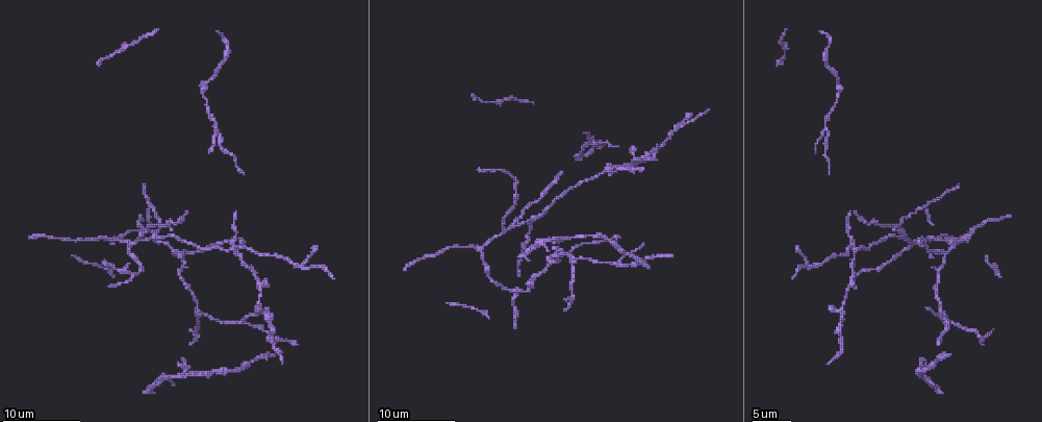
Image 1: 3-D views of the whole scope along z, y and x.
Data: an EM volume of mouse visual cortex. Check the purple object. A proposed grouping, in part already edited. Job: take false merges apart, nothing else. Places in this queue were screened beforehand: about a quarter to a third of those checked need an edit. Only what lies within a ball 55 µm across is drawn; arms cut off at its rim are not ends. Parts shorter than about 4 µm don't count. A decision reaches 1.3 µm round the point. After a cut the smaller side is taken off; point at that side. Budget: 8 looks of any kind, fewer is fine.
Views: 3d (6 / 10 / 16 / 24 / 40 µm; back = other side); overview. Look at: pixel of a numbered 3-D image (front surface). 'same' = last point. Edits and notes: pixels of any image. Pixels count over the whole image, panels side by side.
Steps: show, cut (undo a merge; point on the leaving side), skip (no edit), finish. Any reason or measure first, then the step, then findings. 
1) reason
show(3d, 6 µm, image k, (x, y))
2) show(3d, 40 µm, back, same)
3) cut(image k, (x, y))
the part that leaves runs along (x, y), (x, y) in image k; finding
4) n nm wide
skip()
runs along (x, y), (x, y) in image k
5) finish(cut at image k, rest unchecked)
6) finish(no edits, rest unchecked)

branch point
show(3d, 6 µm, image 1, (141, 226))

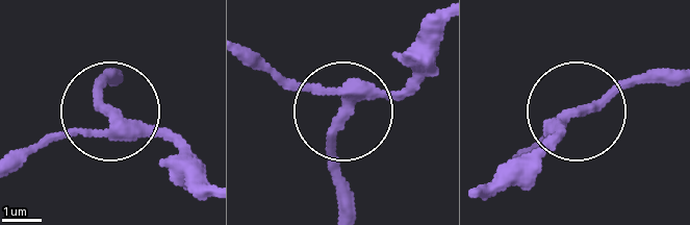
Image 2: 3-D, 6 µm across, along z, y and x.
show(3d, 6 µm, back, image 2, (350, 103))

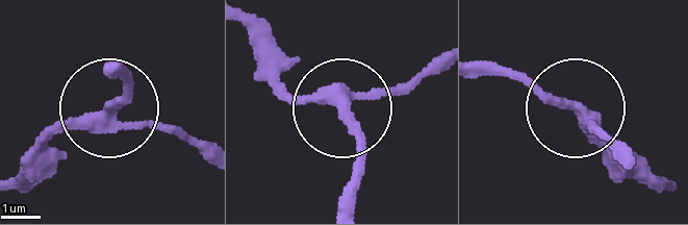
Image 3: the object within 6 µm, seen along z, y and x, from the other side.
290 nm wide
skip()
one neuron here

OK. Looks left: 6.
show(3d, 10 µm, image 1, (481, 251))

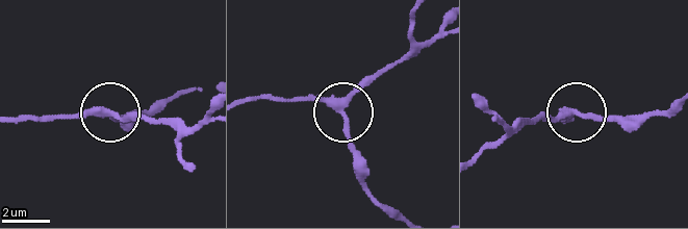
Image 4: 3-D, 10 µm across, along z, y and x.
show(3d, 10 µm, back, image 4, (337, 109))

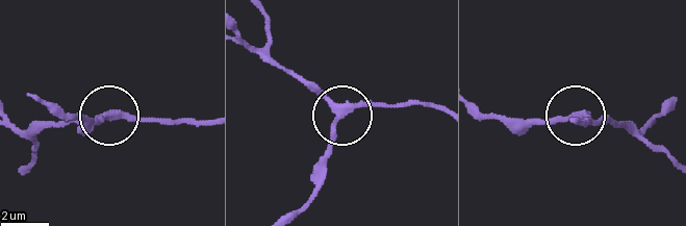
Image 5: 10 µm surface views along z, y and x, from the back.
skip()
runs along (14, 125), (37, 128), (108, 117), (167, 117) in image 5; continuous, no second neuron

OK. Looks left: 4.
three arms meet
show(3d, 10 µm, image 1, (173, 252))

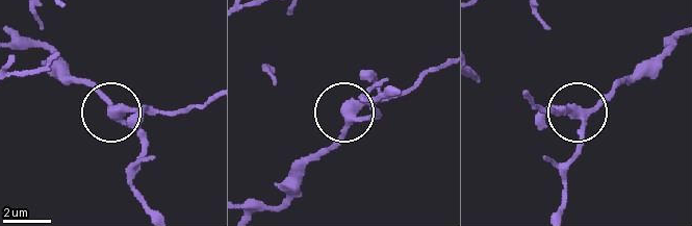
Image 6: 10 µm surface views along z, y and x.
show(3d, 10 µm, back, image 6, (120, 115))

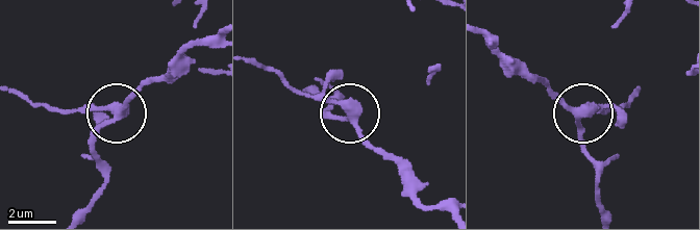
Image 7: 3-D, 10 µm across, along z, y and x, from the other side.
330 nm wide
skip()
runs along (211, 43), (190, 47), (116, 112), (52, 108) in image 7; all the same neuron

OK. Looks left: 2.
three arms meet
show(3d, 10 µm, image 1, (577, 258))

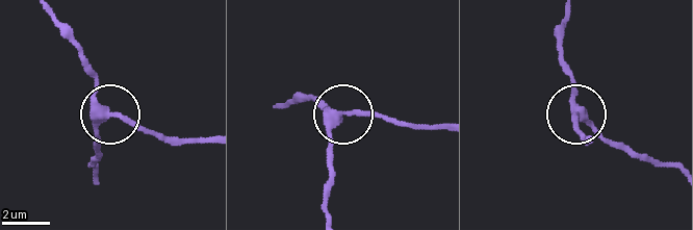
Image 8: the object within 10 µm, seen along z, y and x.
cut(image 8, (129, 125))
the part that leaves runs along (328, 116), (328, 209) in image 8; two neurons meet here

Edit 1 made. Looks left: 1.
finish(cut at image 8, rest unchecked)

